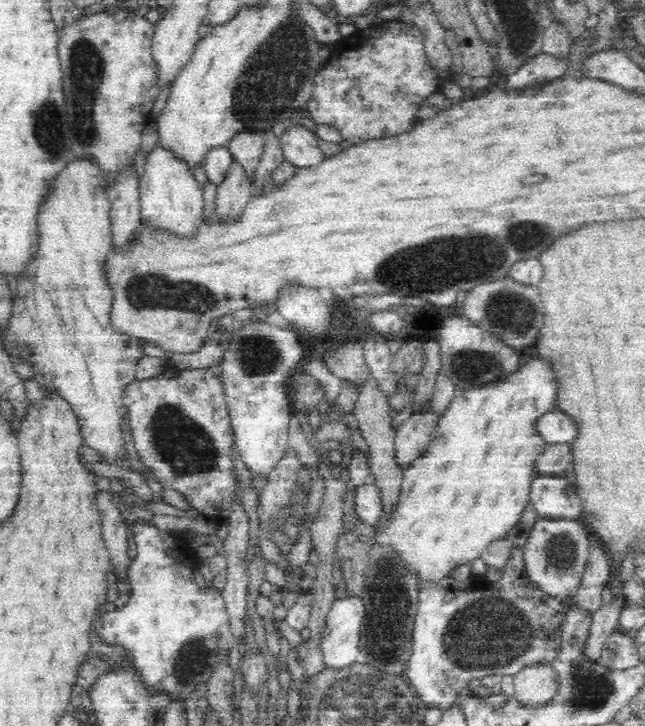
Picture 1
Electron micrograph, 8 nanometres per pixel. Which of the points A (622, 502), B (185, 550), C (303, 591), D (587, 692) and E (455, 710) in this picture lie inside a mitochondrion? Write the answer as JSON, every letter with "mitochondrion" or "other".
{"A":"other","B":"other","C":"other","D":"mitochondrion","E":"other"}

